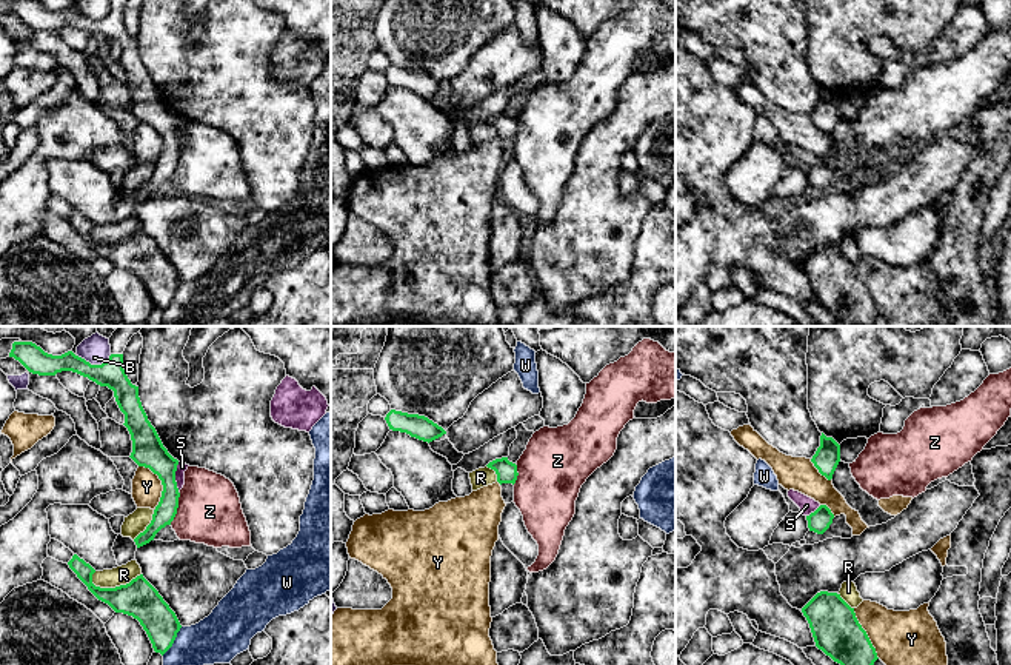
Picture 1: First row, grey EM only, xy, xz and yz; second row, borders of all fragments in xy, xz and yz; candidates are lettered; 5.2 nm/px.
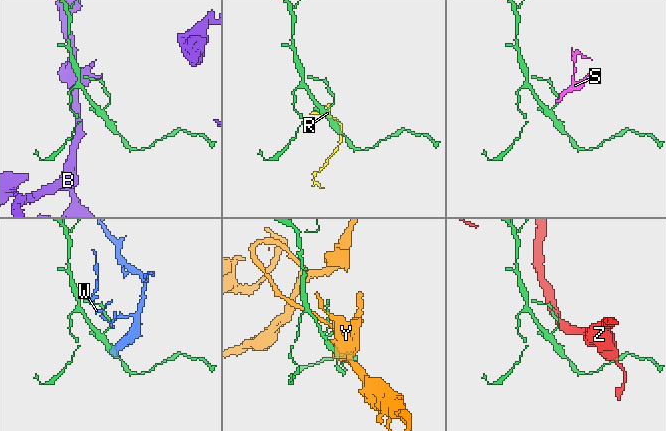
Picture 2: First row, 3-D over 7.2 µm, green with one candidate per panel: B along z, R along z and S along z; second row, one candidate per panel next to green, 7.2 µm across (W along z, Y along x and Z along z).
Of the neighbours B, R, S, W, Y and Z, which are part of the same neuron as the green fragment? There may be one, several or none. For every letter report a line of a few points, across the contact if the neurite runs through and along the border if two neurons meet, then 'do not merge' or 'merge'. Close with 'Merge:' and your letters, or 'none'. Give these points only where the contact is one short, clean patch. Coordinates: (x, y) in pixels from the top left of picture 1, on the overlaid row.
B: do not merge
R: do not merge
S: xy (177, 462), (176, 487), (179, 493) | do not merge
W: do not merge
Y: do not merge
Z: xy (180, 493), (177, 513), (170, 524) | do not merge
Merge: none

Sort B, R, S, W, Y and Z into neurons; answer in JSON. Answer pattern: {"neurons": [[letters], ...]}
{"neurons": [["B"], ["R", "S"], ["W"], ["Y"], ["Z"]]}

